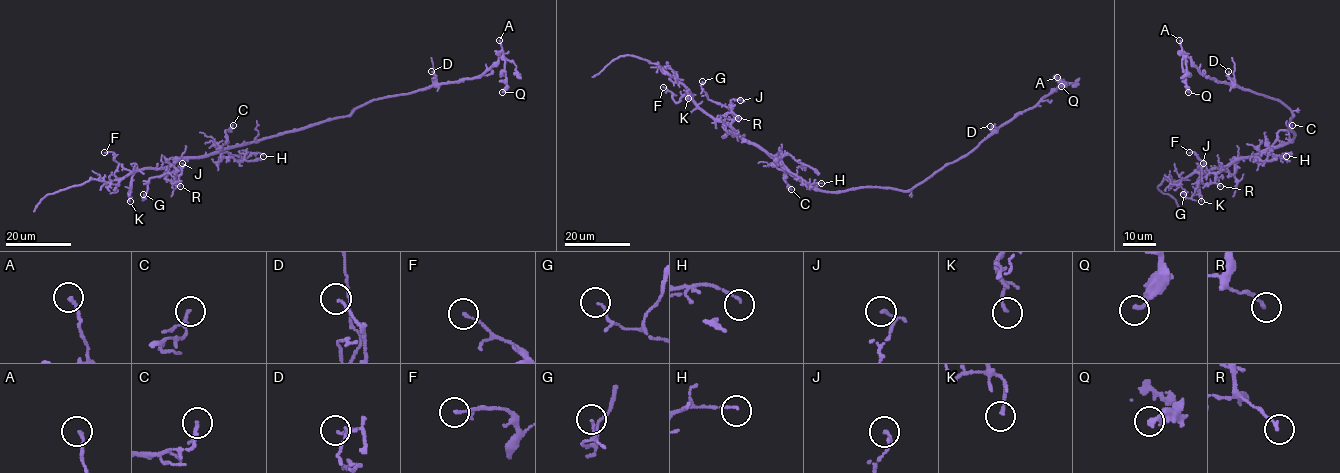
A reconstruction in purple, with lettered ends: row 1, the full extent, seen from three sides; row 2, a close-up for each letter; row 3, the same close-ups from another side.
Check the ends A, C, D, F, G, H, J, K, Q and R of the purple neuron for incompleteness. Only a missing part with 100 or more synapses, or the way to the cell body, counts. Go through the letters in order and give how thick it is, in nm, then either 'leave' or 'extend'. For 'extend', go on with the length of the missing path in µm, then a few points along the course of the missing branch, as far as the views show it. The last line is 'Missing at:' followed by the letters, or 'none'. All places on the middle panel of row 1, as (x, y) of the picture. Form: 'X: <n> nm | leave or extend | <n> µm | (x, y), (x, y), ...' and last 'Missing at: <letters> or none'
A: 140 nm | leave
C: 110 nm | leave
D: 110 nm | leave
F: 130 nm | leave
G: 90 nm | leave
H: 120 nm | leave
J: 100 nm | leave
K: 140 nm | leave
Q: 240 nm | leave
R: 150 nm | leave
Missing at: none

